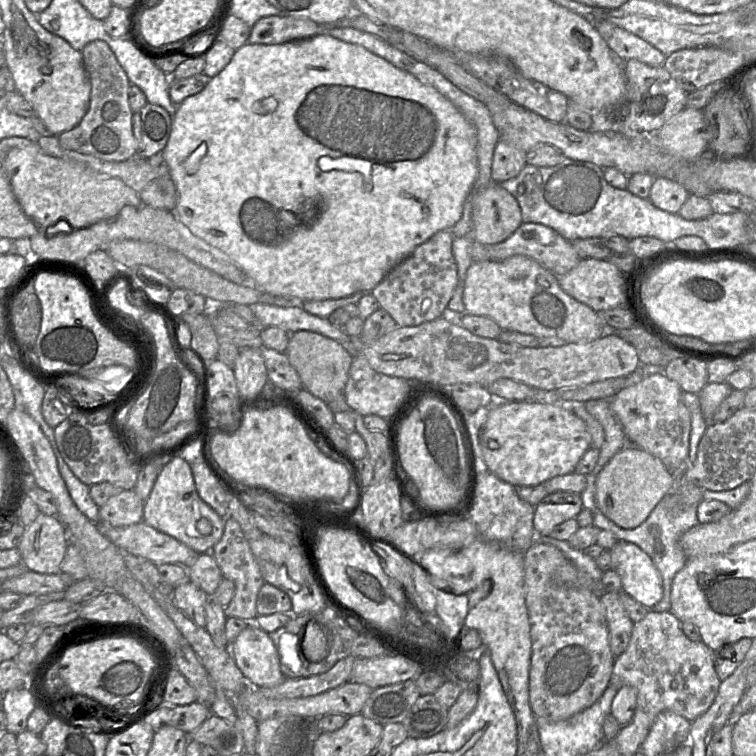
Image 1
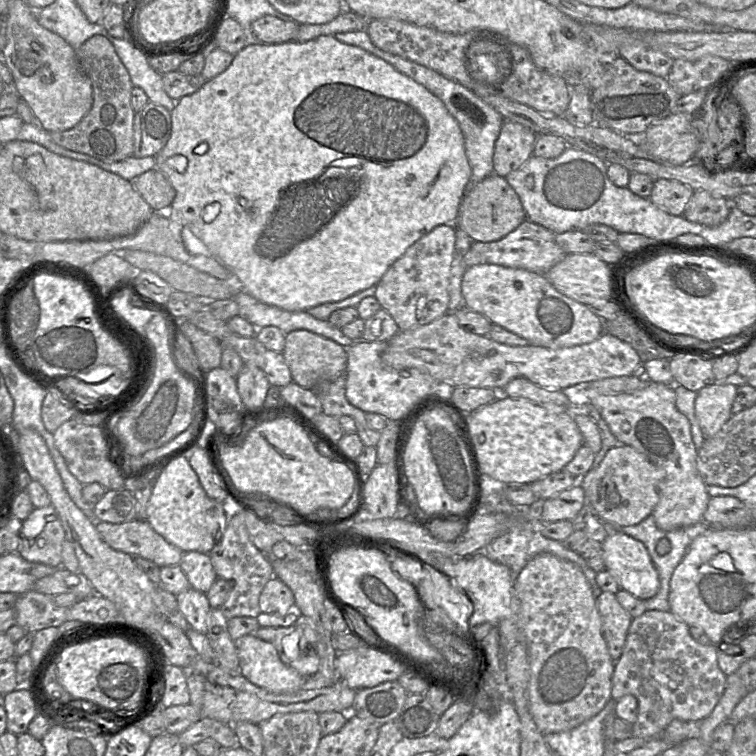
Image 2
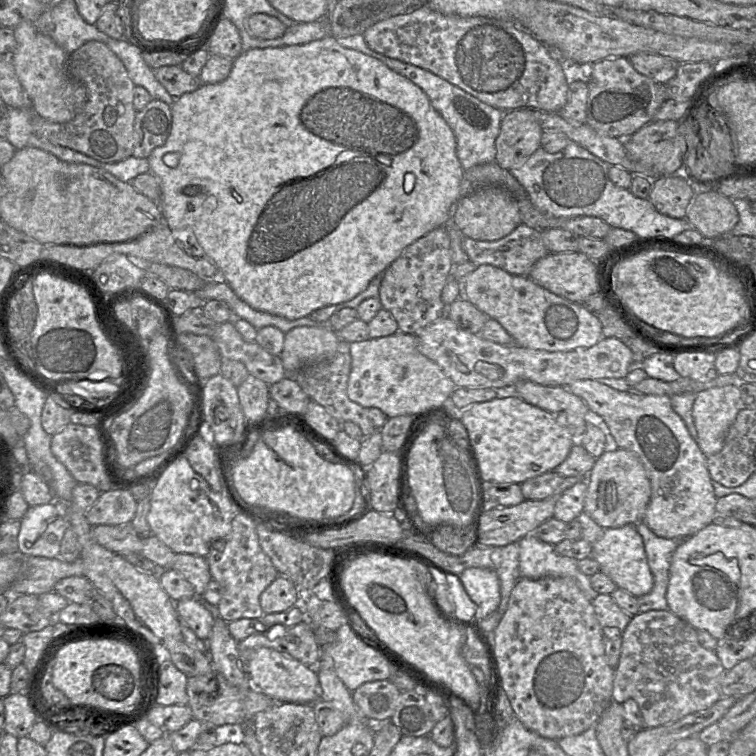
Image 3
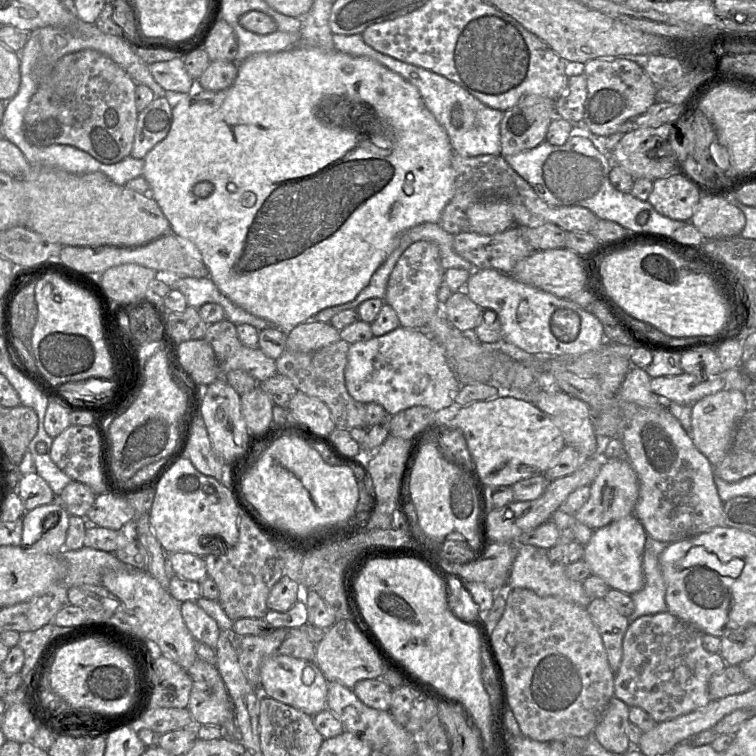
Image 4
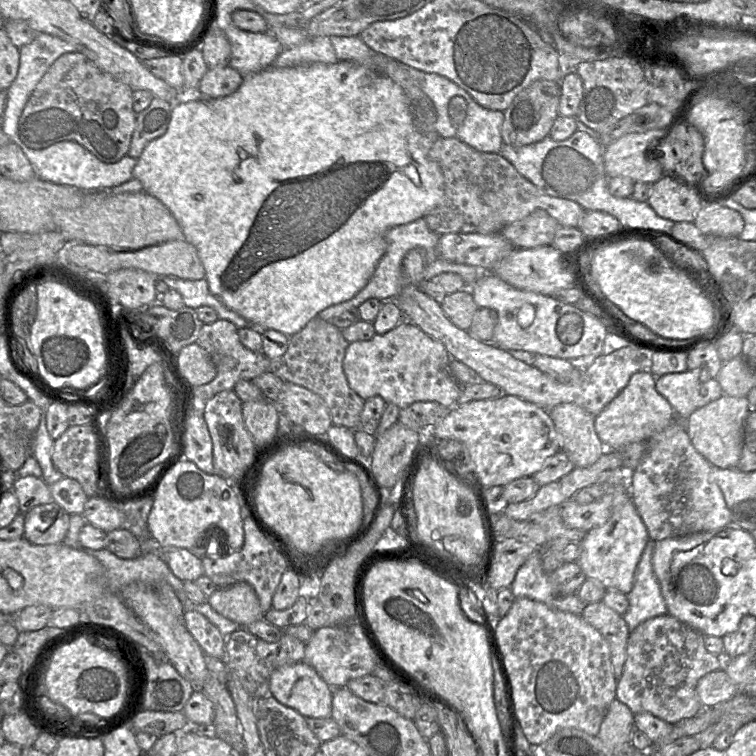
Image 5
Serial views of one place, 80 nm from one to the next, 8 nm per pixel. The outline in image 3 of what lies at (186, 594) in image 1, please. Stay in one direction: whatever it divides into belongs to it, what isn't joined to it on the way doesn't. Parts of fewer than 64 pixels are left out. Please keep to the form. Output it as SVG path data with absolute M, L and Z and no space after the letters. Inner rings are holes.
M202 598L182 599L175 604L179 618L198 638L207 641L215 618L202 603Z

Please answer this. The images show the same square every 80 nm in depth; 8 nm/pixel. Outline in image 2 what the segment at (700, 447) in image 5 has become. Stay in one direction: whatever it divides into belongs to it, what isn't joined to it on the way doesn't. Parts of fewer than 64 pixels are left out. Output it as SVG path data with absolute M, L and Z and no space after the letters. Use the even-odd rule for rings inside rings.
M714 383L697 392L695 412L705 439L718 433L732 416L737 386Z

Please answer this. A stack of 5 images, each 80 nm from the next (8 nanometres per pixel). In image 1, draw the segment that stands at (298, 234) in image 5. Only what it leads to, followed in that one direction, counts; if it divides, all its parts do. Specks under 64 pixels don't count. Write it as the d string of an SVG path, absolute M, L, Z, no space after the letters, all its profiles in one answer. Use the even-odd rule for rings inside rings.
M326 31L297 41L282 44L247 43L237 49L228 65L212 77L202 91L187 97L177 105L176 112L172 117L170 136L162 152L164 162L169 169L170 178L177 189L177 205L173 211L170 211L176 219L188 227L195 236L228 255L244 271L248 279L257 285L254 289L263 290L269 294L297 298L301 302L338 299L357 292L371 292L396 265L409 257L417 246L438 231L451 230L463 213L464 201L478 175L476 129L445 96L434 87L422 83L412 74L397 68L363 46L338 40Z

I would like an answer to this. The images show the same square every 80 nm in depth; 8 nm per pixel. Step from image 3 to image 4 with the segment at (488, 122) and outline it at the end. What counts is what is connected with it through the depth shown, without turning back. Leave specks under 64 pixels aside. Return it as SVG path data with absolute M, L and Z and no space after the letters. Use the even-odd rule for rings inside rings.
M361 34L333 35L333 43L335 50L351 56L371 58L417 87L425 106L445 129L453 152L463 157L501 154L500 122L504 112L484 105L463 87L440 74L374 50L364 42Z

